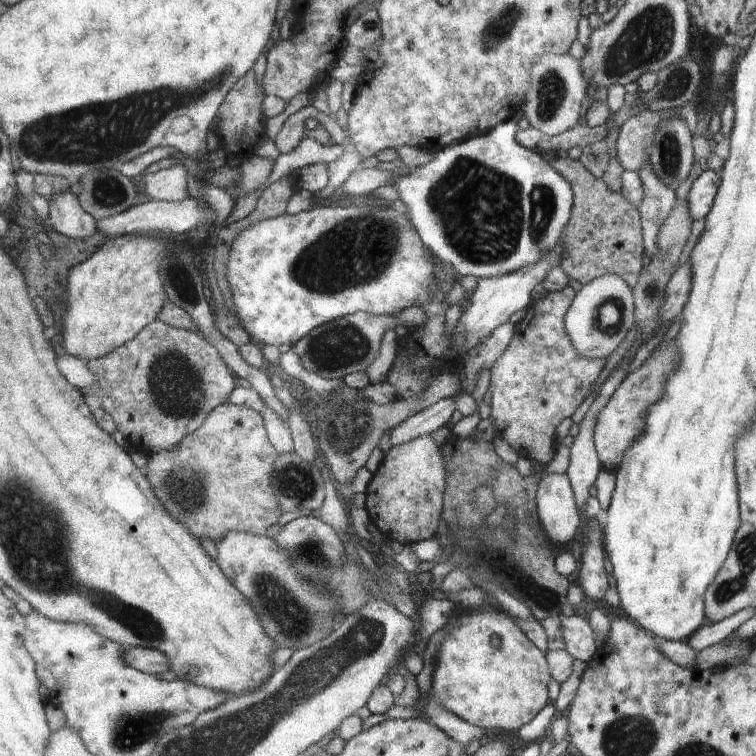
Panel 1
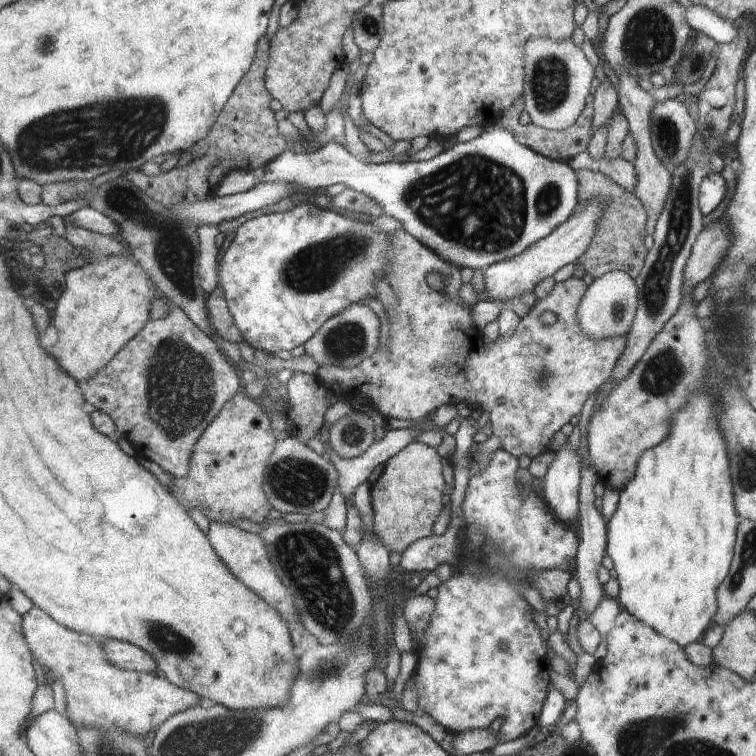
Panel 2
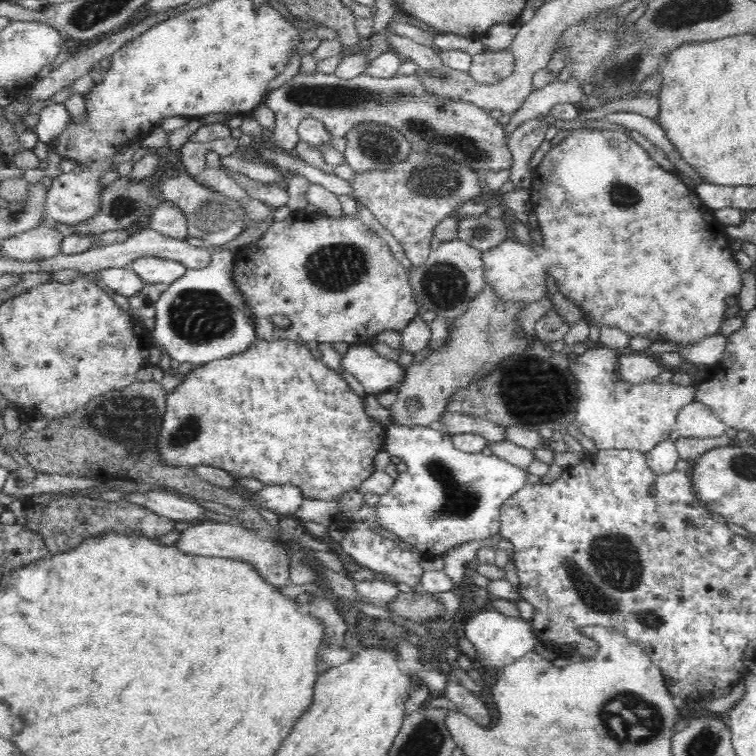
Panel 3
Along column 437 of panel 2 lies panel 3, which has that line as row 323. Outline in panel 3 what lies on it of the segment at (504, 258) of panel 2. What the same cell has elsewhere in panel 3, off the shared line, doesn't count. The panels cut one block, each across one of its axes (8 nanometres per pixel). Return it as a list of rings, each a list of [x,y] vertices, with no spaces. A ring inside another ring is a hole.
[[[221,248],[213,253],[208,266],[200,269],[188,269],[178,280],[167,285],[167,289],[155,302],[156,325],[152,332],[148,333],[148,337],[152,344],[153,341],[156,341],[171,359],[179,363],[189,362],[193,366],[204,365],[210,360],[240,354],[258,342],[255,322],[252,320],[251,312],[243,301],[232,277],[235,253]]]

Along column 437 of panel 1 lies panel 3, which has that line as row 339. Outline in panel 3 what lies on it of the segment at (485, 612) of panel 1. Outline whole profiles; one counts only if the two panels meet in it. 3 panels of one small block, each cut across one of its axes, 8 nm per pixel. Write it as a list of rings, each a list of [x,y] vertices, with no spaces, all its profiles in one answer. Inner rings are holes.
[[[583,128],[573,130],[558,146],[551,148],[532,173],[533,181],[529,188],[528,201],[531,203],[533,212],[536,213],[543,235],[543,244],[542,246],[536,245],[533,241],[531,245],[525,245],[516,239],[506,239],[502,244],[486,251],[484,253],[486,285],[492,285],[503,299],[531,303],[548,297],[546,276],[553,276],[563,296],[577,305],[584,312],[584,316],[588,315],[588,319],[585,319],[587,324],[594,322],[599,329],[602,327],[618,328],[632,336],[643,336],[655,342],[662,341],[686,346],[686,344],[694,344],[704,337],[720,332],[720,325],[732,313],[726,304],[726,298],[728,296],[738,298],[740,288],[742,288],[743,271],[733,257],[734,251],[731,249],[730,240],[726,234],[723,234],[724,225],[714,216],[713,210],[706,207],[695,191],[683,183],[675,172],[666,171],[660,167],[650,157],[650,154],[625,132]]]

